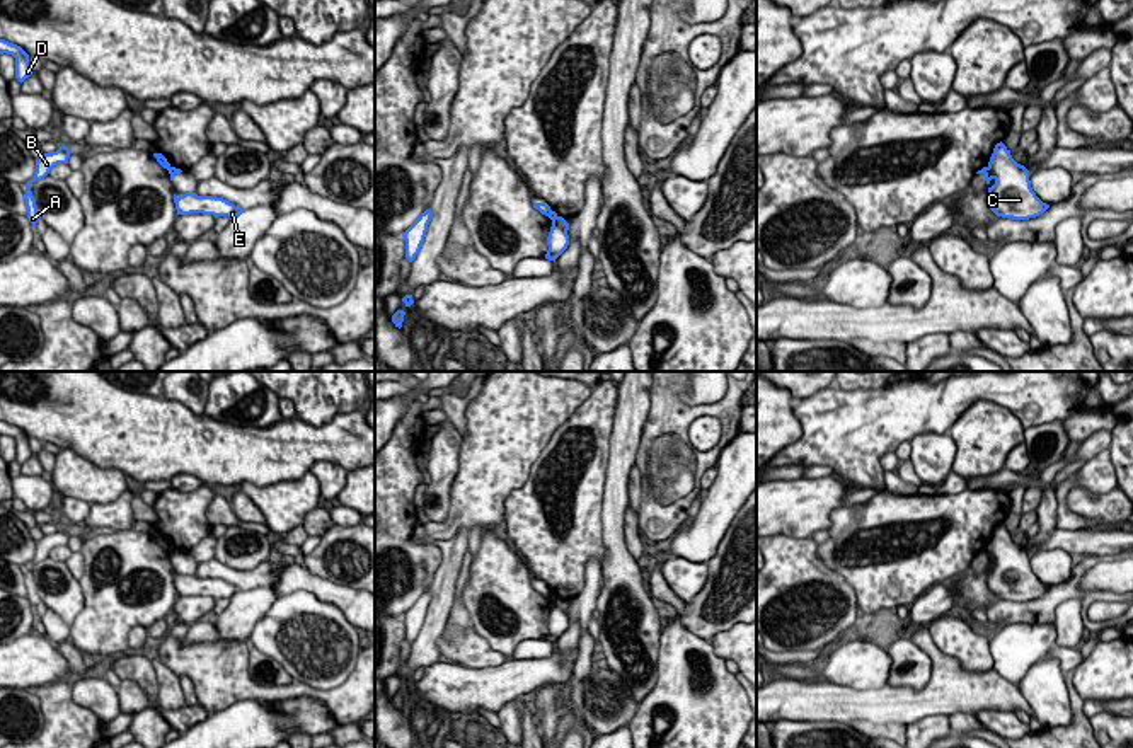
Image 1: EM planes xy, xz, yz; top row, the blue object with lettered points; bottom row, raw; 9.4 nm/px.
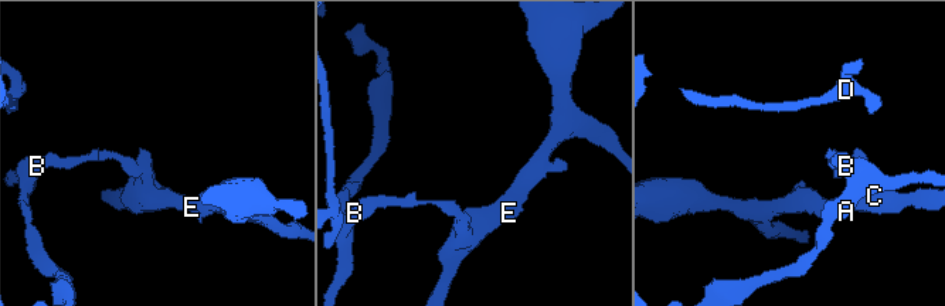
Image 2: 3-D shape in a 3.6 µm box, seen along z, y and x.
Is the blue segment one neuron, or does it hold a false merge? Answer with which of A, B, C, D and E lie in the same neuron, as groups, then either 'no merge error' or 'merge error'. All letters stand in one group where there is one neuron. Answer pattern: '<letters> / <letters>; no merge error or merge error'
A B D / C E; merge error

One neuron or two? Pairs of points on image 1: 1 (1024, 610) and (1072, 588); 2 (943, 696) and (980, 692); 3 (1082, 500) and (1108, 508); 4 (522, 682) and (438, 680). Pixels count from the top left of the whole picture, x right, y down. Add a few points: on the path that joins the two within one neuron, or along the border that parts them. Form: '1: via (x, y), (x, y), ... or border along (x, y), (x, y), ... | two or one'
1: via (1036, 610), (1060, 593) | one
2: via (951, 692), (971, 692) | one
3: via (1089, 505), (1101, 506) | one
4: via (501, 682), (459, 682) | one

